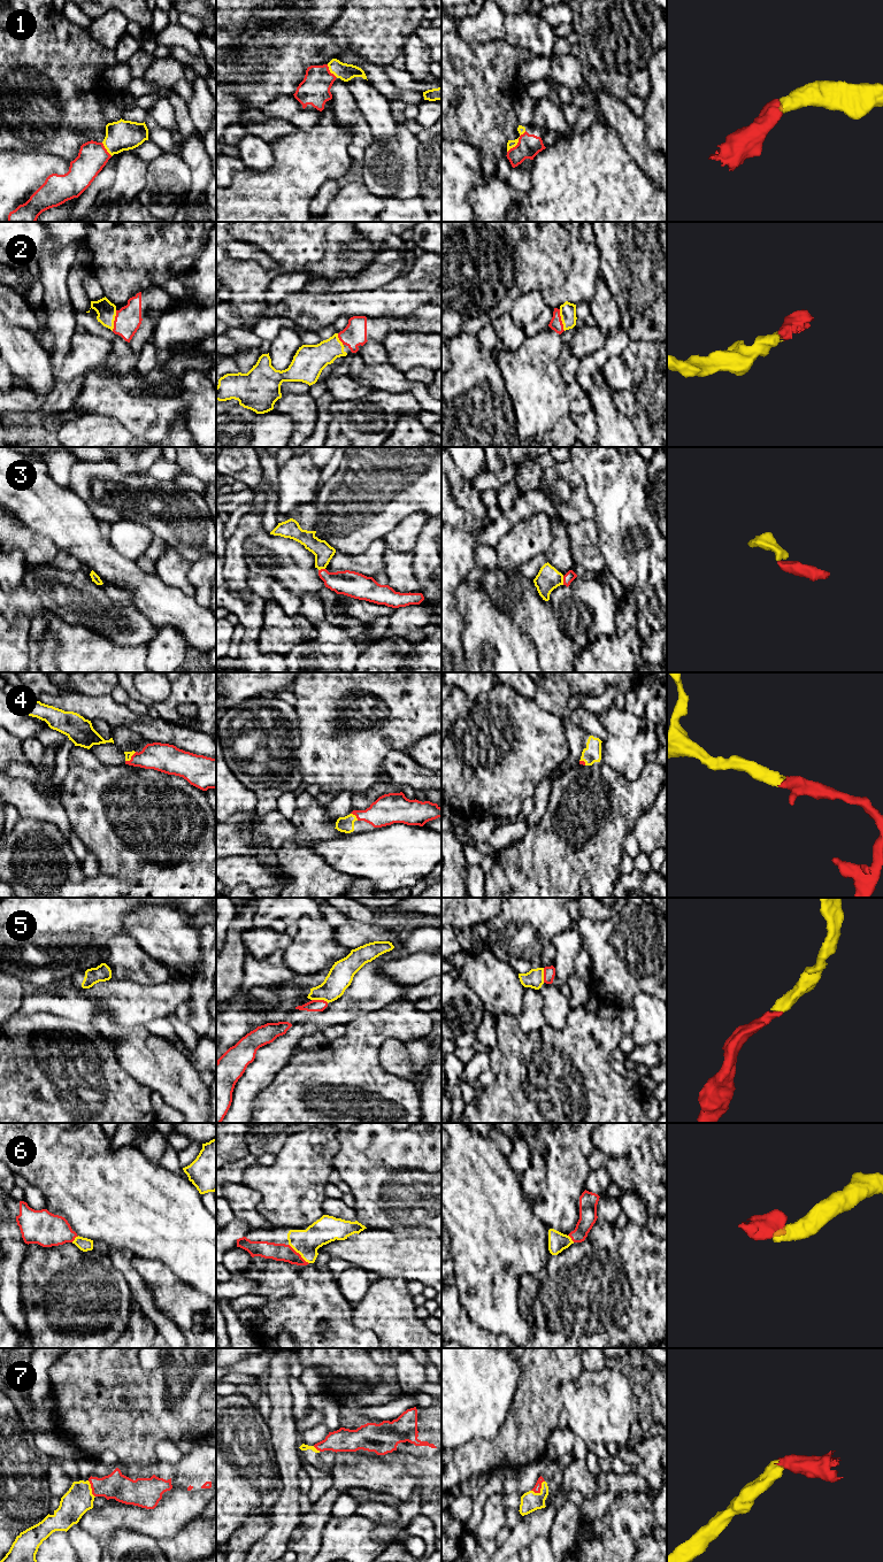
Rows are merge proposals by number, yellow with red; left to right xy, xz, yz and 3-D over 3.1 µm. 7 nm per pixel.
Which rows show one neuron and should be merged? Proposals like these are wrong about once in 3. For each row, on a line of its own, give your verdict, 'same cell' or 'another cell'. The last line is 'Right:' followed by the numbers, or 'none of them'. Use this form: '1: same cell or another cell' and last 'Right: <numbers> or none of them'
1: same cell
2: same cell
3: same cell
4: same cell
5: same cell
6: same cell
7: same cell
Right: 1, 2, 3, 4, 5, 6, 7

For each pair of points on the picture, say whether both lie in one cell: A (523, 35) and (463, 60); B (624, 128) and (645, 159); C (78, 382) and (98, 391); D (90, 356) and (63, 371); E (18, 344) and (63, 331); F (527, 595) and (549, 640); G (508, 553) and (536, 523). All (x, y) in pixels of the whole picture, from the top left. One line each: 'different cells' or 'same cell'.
A: different cells
B: same cell
C: different cells
D: same cell
E: different cells
F: same cell
G: same cell

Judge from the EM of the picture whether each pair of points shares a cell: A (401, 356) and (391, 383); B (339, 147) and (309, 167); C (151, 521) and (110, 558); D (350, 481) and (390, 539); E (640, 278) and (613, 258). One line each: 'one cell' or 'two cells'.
A: two cells
B: one cell
C: two cells
D: two cells
E: one cell

